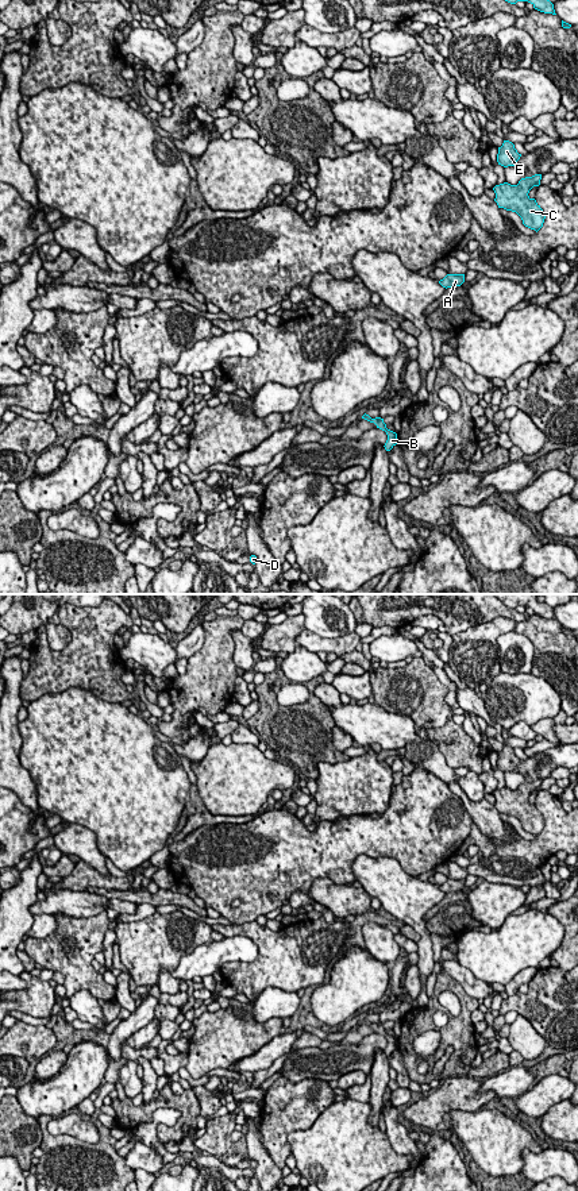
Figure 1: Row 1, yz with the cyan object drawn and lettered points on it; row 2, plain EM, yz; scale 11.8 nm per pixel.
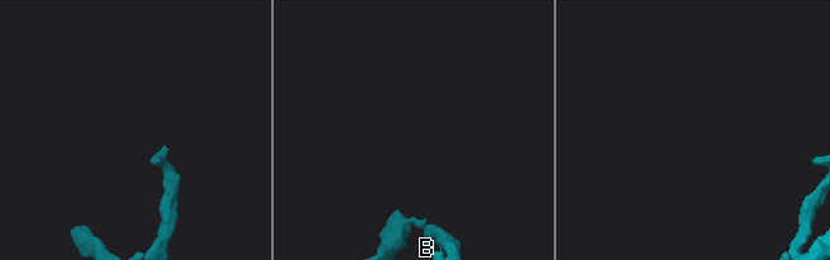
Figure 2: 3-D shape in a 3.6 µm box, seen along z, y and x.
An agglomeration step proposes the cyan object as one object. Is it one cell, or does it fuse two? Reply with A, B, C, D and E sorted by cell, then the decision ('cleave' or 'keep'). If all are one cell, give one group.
A B C E / D; cleave

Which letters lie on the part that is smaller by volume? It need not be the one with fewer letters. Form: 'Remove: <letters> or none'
Remove: D

